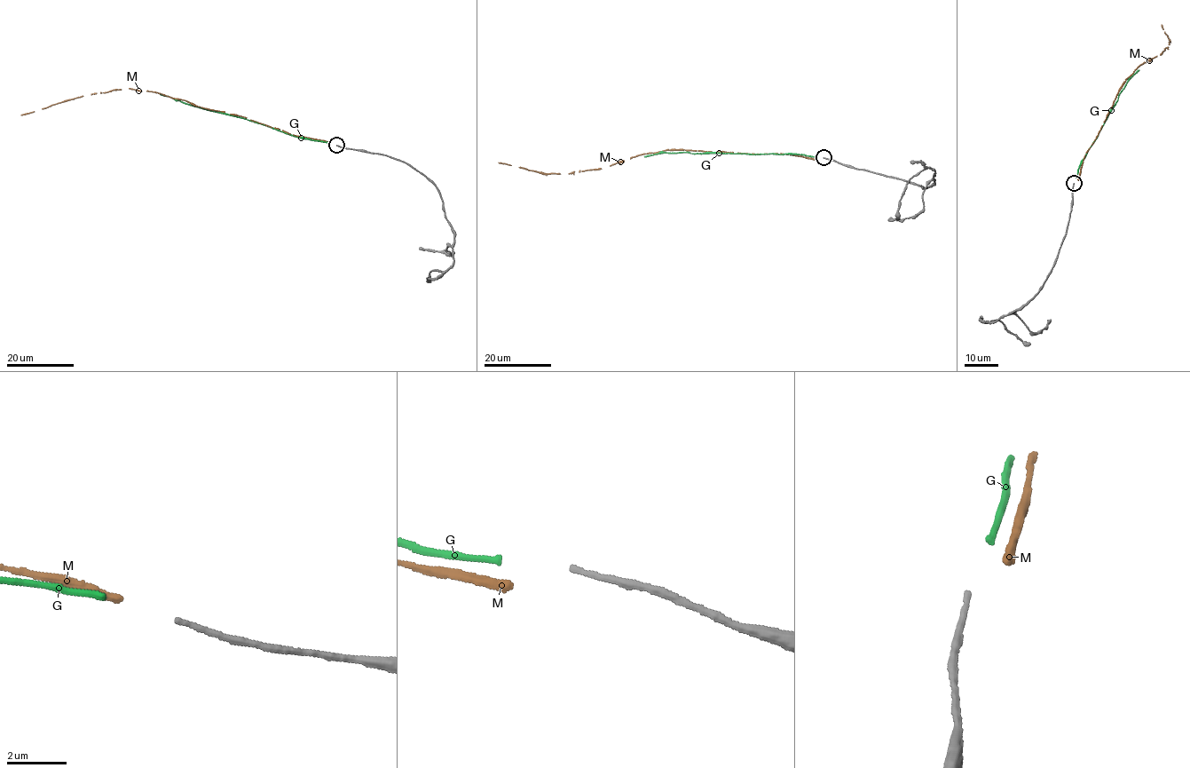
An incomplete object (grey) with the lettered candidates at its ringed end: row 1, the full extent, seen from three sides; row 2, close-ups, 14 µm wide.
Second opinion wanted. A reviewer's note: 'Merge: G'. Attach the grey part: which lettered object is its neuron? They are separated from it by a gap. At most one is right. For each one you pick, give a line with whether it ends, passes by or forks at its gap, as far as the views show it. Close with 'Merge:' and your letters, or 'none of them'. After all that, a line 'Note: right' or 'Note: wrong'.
G: it ends
Merge: G
Note: right

